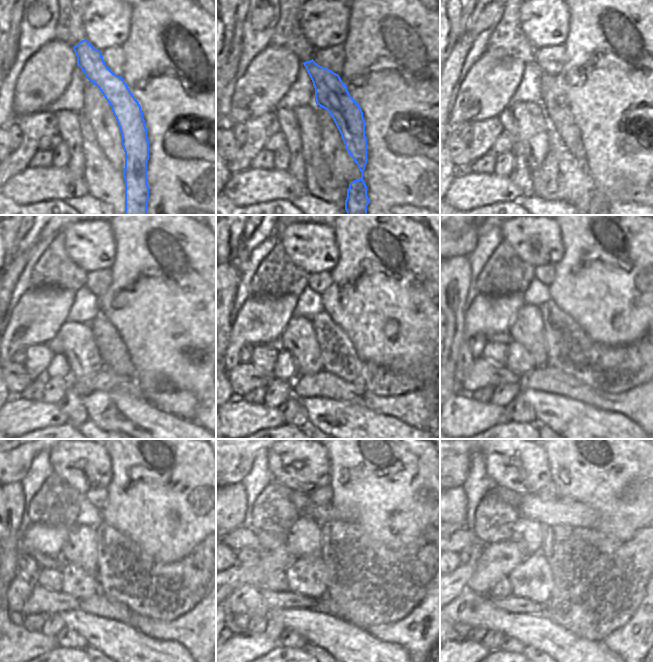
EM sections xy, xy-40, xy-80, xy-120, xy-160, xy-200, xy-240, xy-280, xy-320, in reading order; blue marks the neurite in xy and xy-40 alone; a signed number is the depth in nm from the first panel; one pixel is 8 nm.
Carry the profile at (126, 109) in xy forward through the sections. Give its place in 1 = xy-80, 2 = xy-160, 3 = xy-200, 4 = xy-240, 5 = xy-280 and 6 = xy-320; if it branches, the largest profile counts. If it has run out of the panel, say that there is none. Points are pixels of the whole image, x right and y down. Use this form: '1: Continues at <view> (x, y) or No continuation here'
1: Continues at xy-80 (553, 98)
2: Continues at xy-160 (331, 340)
3: Continues at xy-200 (557, 340)
4: Continues at xy-240 (109, 564)
5: Continues at xy-280 (334, 534)
6: Continues at xy-320 (556, 535)

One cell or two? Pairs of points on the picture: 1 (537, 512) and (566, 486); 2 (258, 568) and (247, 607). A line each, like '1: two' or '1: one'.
1: two
2: two

